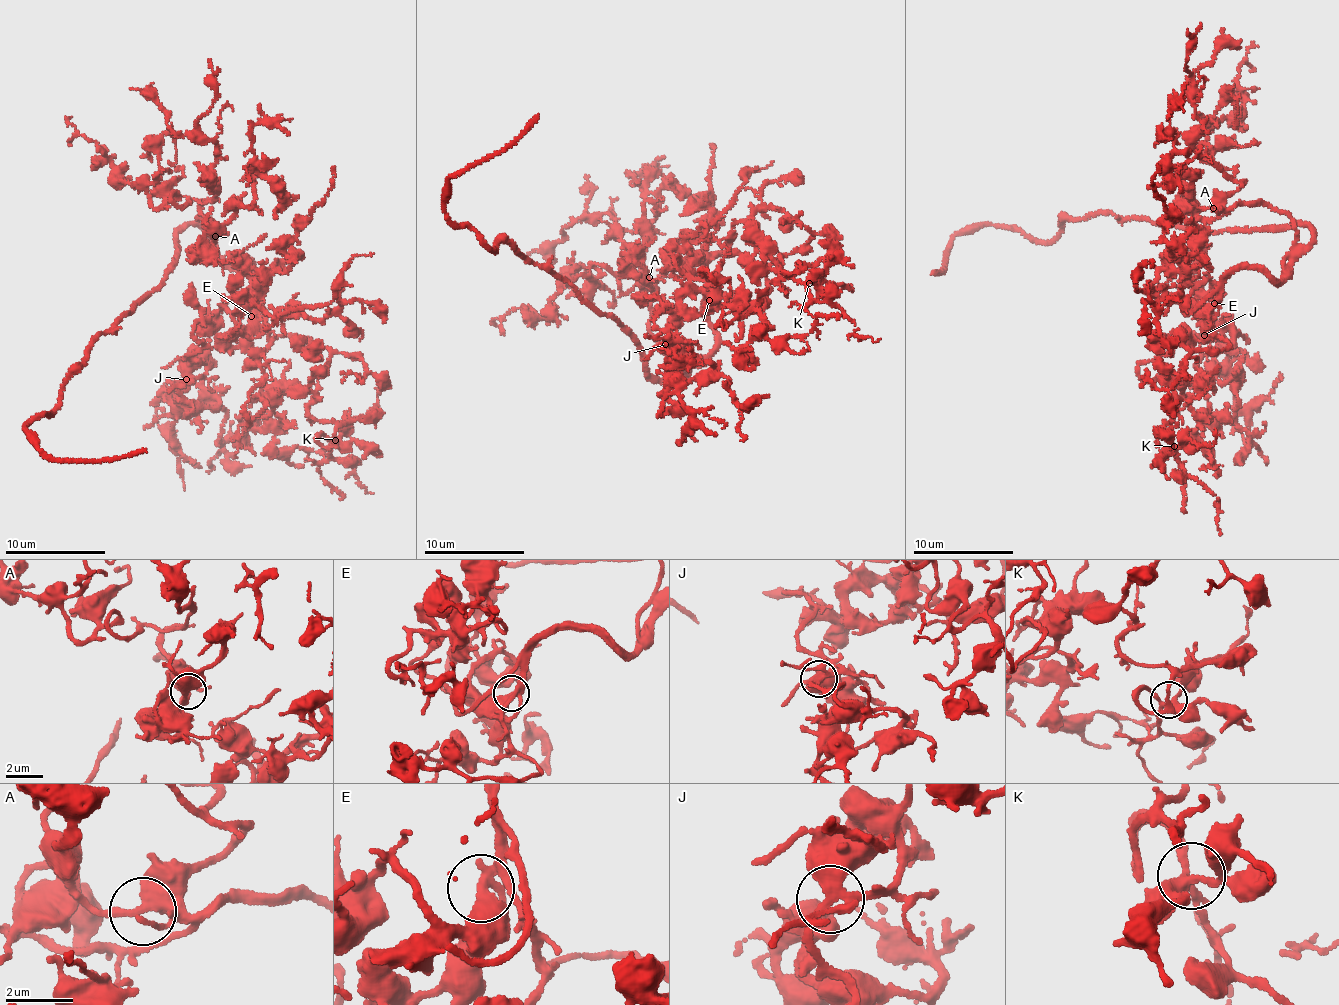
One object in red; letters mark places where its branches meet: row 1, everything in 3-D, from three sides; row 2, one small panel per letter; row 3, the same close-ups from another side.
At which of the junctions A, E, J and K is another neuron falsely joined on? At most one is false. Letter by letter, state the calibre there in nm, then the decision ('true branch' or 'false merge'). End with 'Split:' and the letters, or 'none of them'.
A: 360 nm thick; true branch
E: 340 nm thick; true branch
J: 360 nm thick; true branch
K: 340 nm thick; true branch
Split: none of them

